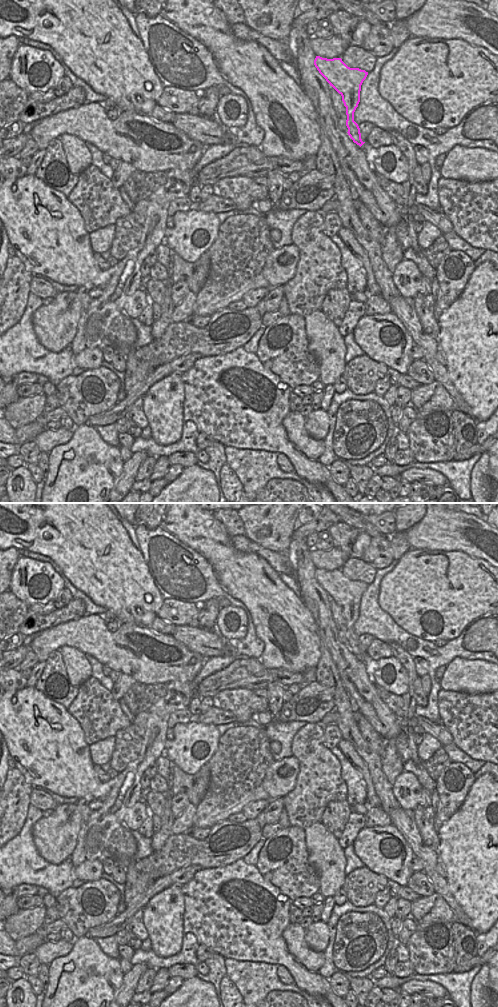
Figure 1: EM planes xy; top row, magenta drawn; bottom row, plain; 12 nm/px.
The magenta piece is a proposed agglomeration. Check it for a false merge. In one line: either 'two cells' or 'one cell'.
one cell

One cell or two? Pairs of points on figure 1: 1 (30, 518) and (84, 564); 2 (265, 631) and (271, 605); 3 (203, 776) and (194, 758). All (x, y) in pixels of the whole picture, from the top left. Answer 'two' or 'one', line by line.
1: one
2: one
3: two

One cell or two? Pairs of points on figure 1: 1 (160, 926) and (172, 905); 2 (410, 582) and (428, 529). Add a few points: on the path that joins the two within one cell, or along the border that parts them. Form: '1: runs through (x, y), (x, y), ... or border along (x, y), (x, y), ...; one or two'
1: runs through (164, 921), (164, 913), (167, 910); one
2: border along (411, 547), (445, 551); two

